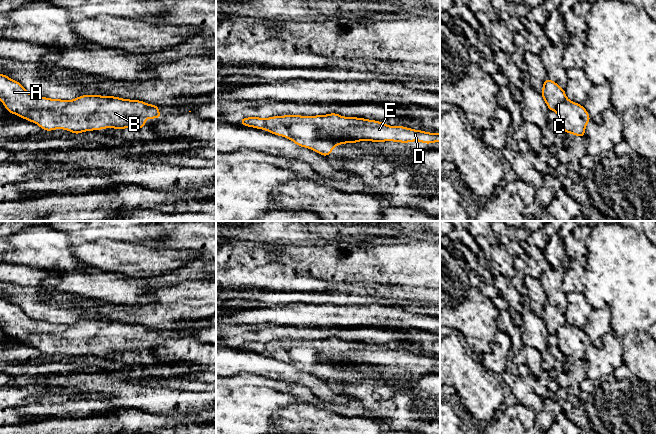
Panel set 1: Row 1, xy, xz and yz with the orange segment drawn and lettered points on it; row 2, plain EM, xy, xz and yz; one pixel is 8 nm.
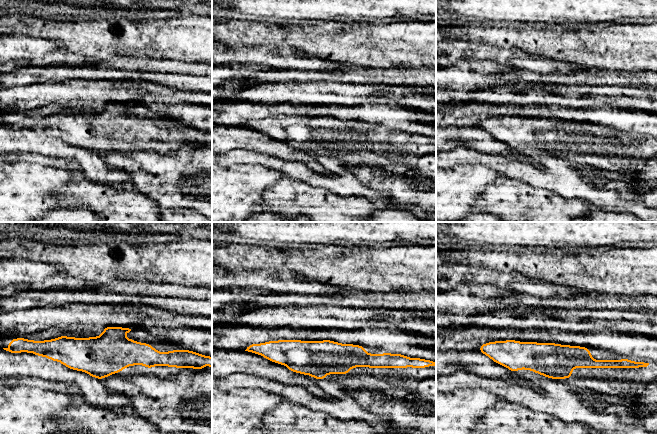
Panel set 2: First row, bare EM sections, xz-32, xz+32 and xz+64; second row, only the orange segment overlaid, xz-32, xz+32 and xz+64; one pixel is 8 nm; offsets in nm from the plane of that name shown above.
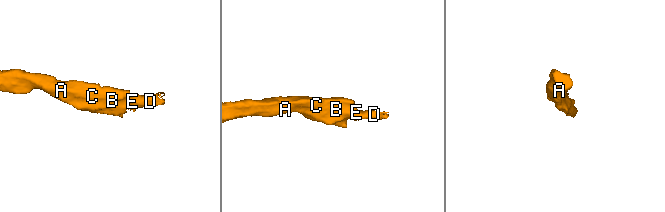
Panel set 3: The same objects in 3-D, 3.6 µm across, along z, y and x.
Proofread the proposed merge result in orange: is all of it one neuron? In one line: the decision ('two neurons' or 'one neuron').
one neuron

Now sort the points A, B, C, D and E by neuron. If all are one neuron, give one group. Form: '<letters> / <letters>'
A B C D E

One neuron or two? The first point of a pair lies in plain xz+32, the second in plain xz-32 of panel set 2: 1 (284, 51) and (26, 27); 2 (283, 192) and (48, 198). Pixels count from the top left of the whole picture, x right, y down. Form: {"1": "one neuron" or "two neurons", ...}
{"1": "two neurons", "2": "two neurons"}

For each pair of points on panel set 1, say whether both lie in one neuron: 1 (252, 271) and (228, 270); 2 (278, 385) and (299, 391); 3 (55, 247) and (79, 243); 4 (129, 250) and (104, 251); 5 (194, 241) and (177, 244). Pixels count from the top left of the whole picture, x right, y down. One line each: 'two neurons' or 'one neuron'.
1: one neuron
2: one neuron
3: two neurons
4: one neuron
5: one neuron

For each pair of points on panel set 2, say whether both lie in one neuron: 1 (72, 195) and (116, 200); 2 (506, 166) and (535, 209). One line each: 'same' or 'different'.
1: same
2: different

